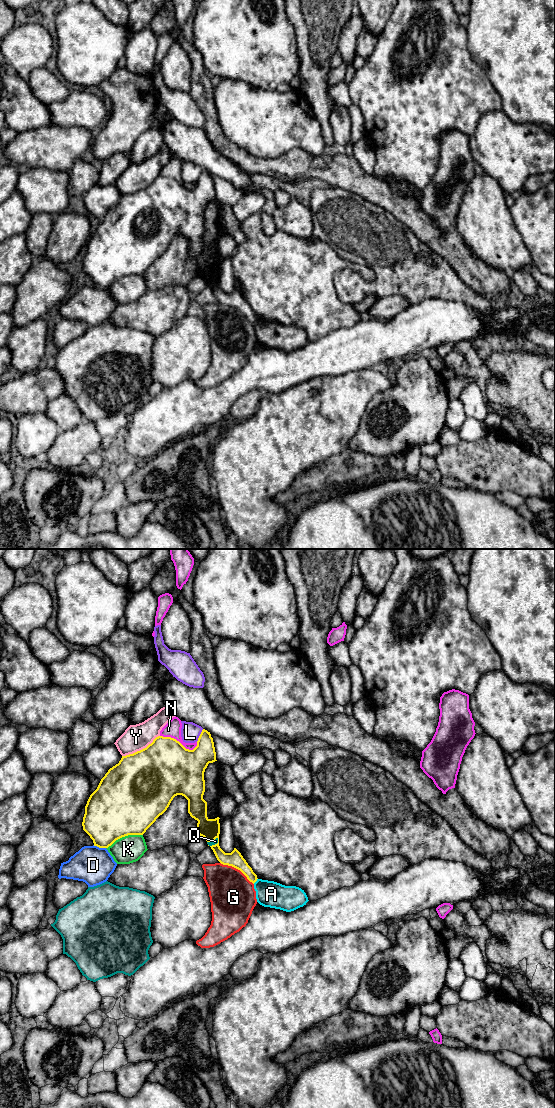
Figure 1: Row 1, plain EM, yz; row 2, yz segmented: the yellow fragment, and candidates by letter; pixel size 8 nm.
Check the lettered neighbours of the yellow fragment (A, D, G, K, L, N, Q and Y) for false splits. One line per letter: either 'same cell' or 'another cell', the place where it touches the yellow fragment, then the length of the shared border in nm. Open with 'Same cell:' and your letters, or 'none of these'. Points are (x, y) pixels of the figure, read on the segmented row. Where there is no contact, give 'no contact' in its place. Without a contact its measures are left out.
Same cell: none of these
A: another cell; meets yellow in yz at (255, 881); contact 60 nm long
D: another cell; meets yellow in yz at (99, 847); contact 110 nm long
G: another cell; meets yellow in yz at (237, 868); contact 320 nm long
K: another cell; meets yellow in yz at (124, 836); contact 320 nm long
L: another cell; meets yellow in yz at (200, 735); contact 120 nm long
N: another cell; meets yellow in yz at (178, 741); contact 320 nm long
Q: another cell; meets yellow in yz at (212, 840); contact 110 nm long
Y: another cell; meets yellow in yz at (140, 750); contact 340 nm long

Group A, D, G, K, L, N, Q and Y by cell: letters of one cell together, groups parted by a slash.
A / D Y / G / K / L / N / Q

